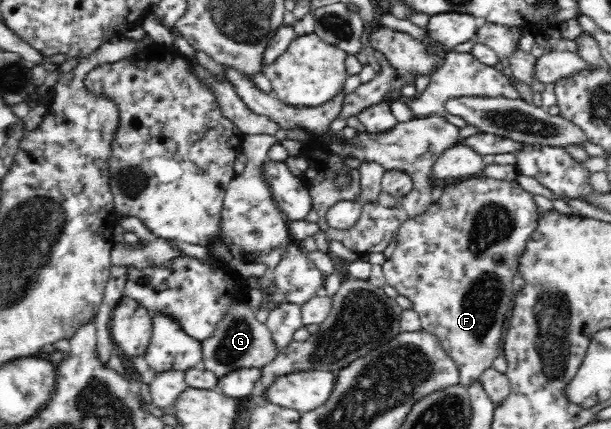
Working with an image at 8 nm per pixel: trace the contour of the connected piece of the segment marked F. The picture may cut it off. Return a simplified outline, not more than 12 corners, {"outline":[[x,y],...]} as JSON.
{"outline":[[443,187],[382,269],[469,388],[502,352],[542,212]]}

